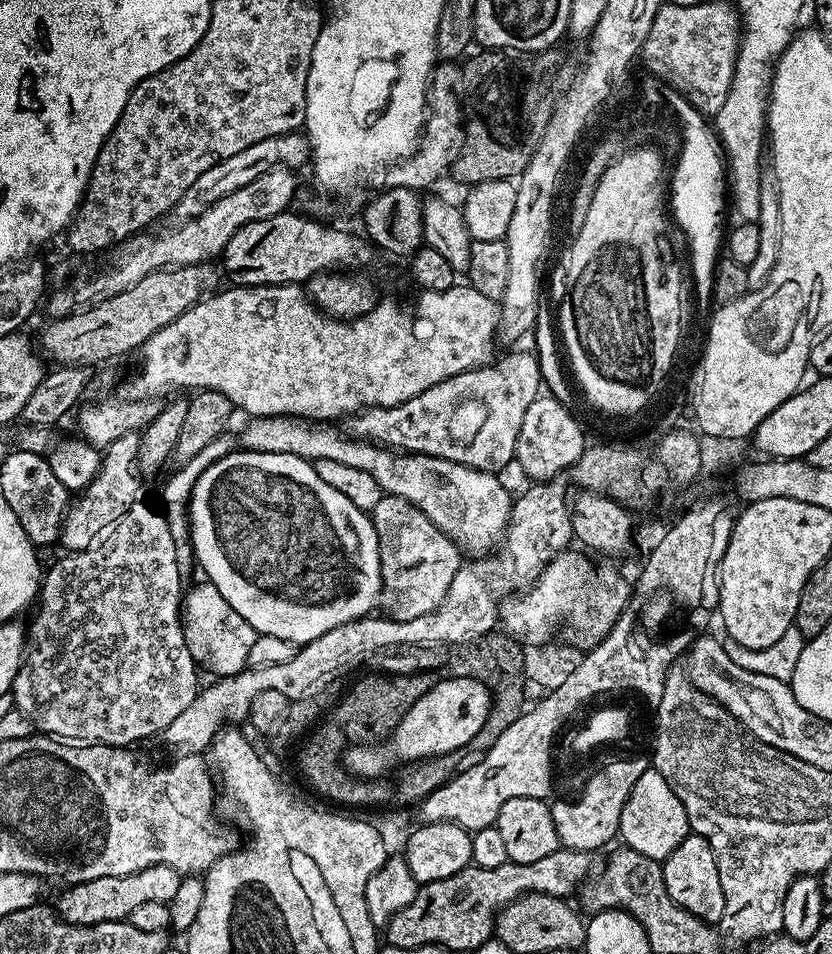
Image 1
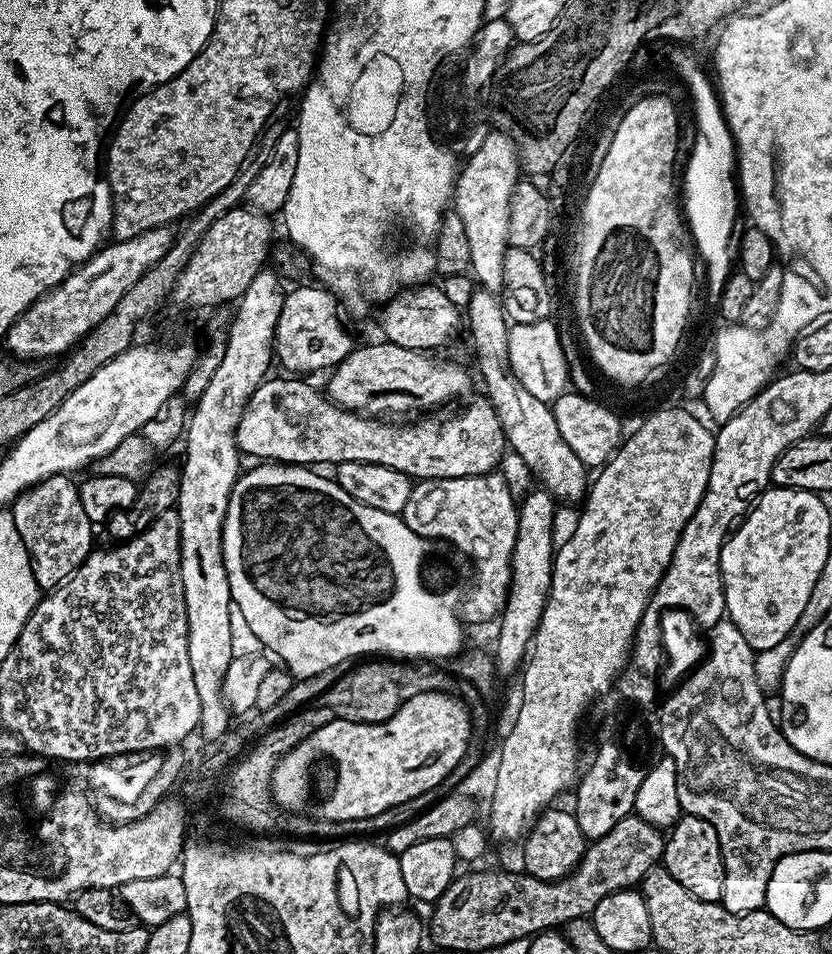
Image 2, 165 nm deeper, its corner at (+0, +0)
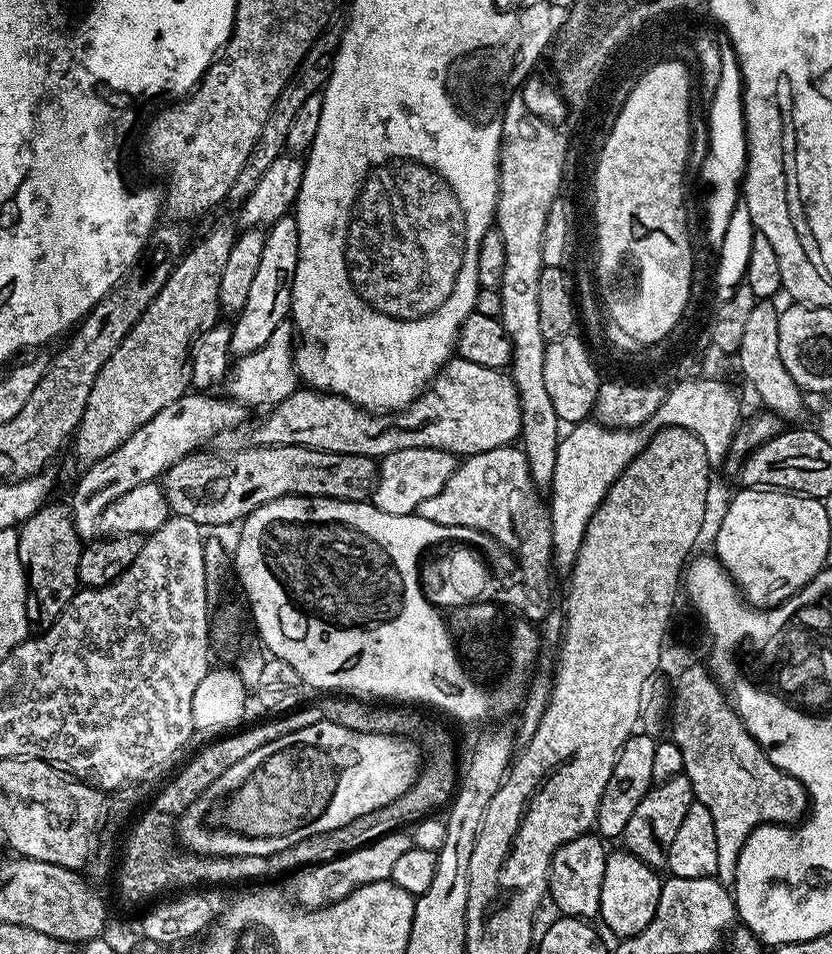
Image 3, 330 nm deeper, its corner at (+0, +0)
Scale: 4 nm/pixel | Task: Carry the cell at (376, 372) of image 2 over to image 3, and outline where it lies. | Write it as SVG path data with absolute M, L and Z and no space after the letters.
M459 358L449 360L439 369L435 380L405 408L387 414L358 408L344 396L307 386L297 387L269 412L272 413L256 428L257 445L297 444L334 454L373 458L407 448L437 448L455 452L462 458L477 456L486 450L515 445L522 426L520 395L511 375Z

